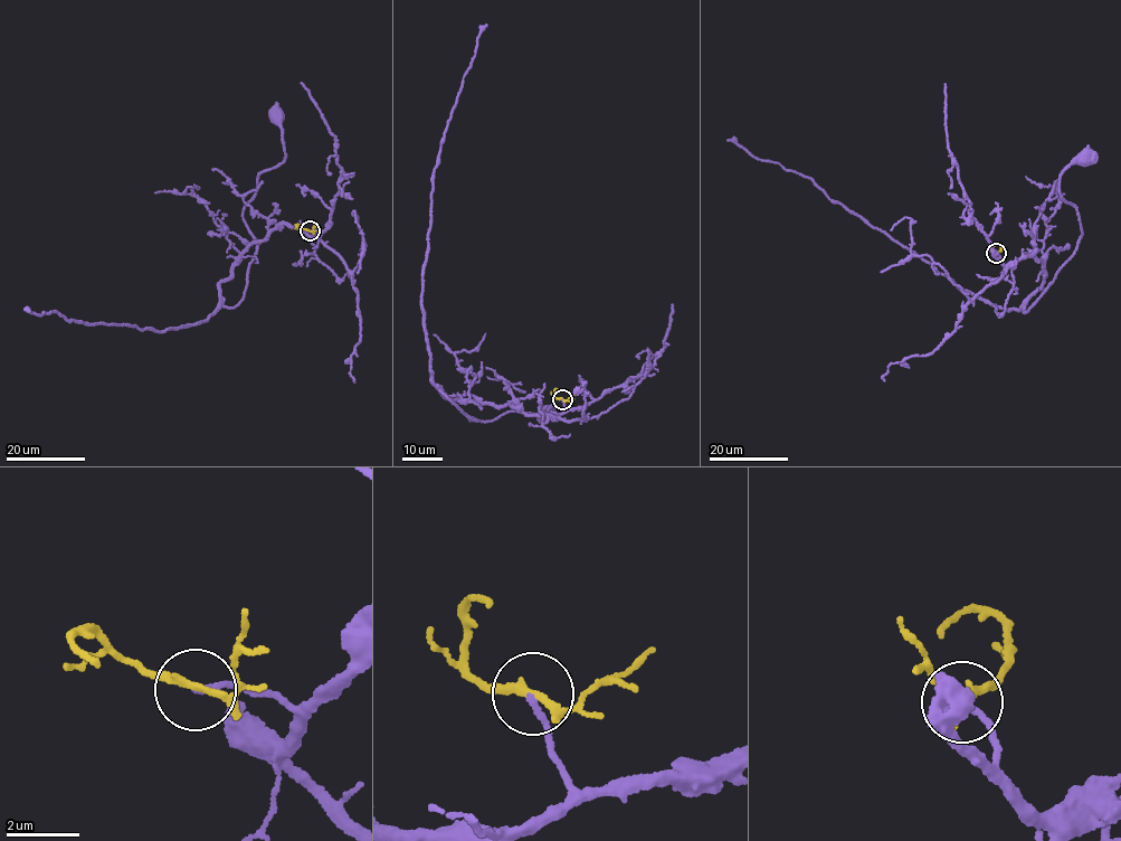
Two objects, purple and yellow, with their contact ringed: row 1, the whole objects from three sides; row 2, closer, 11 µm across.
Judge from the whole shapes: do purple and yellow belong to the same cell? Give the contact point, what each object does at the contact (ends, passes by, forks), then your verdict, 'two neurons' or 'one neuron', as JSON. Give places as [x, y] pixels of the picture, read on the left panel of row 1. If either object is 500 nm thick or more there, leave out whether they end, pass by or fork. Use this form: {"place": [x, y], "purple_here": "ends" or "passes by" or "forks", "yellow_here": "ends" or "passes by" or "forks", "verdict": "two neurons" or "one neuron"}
{"place": [310, 230], "purple_here": "ends", "yellow_here": "forks", "verdict": "two neurons"}

